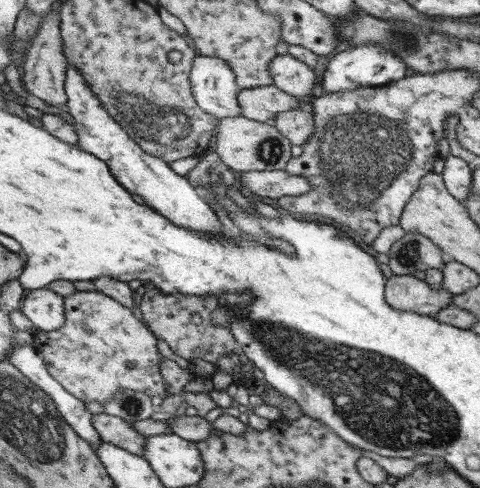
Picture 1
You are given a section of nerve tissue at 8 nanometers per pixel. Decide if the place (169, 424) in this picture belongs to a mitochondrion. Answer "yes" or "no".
no

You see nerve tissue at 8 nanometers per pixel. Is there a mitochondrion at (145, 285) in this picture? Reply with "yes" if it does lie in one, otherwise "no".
no

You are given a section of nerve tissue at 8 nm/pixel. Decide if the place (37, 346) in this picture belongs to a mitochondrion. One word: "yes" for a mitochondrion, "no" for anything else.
no

